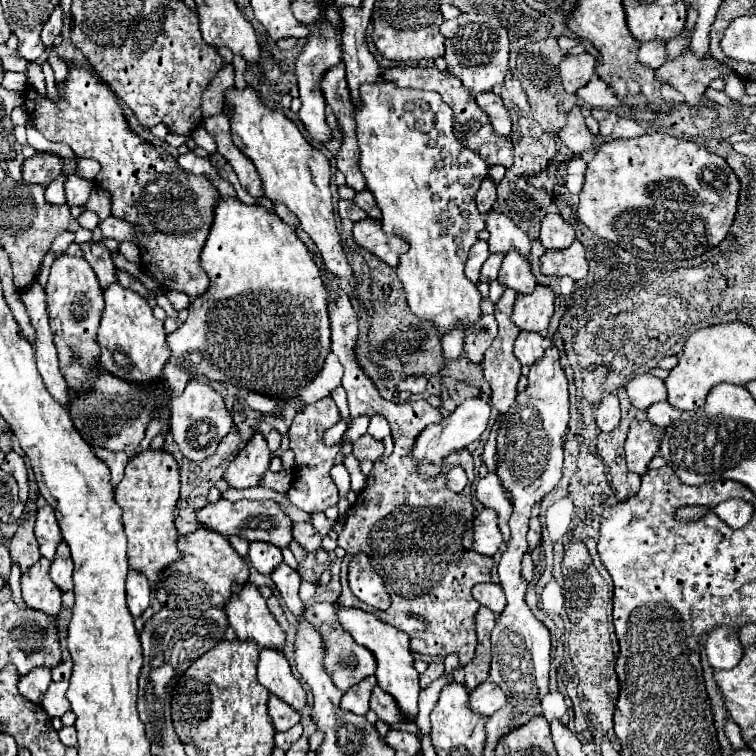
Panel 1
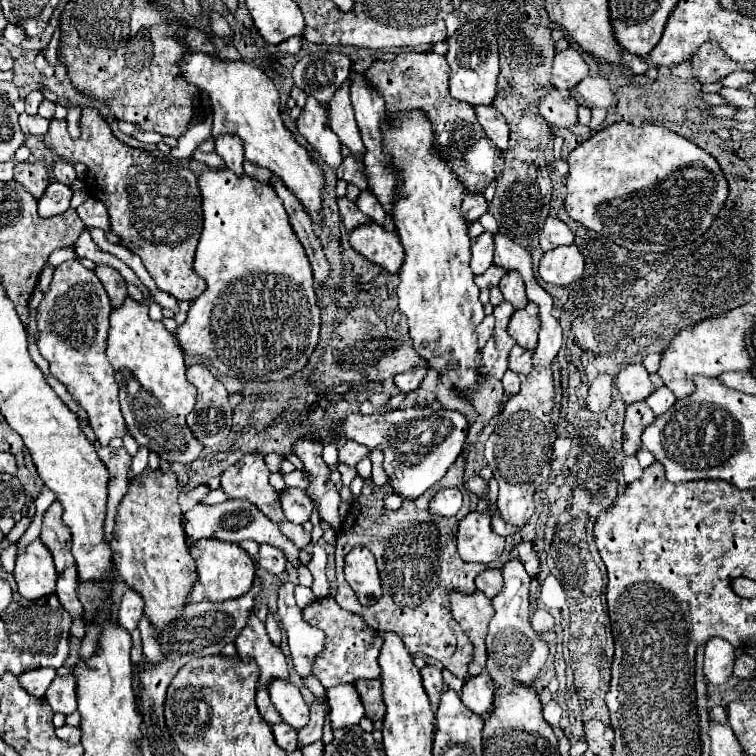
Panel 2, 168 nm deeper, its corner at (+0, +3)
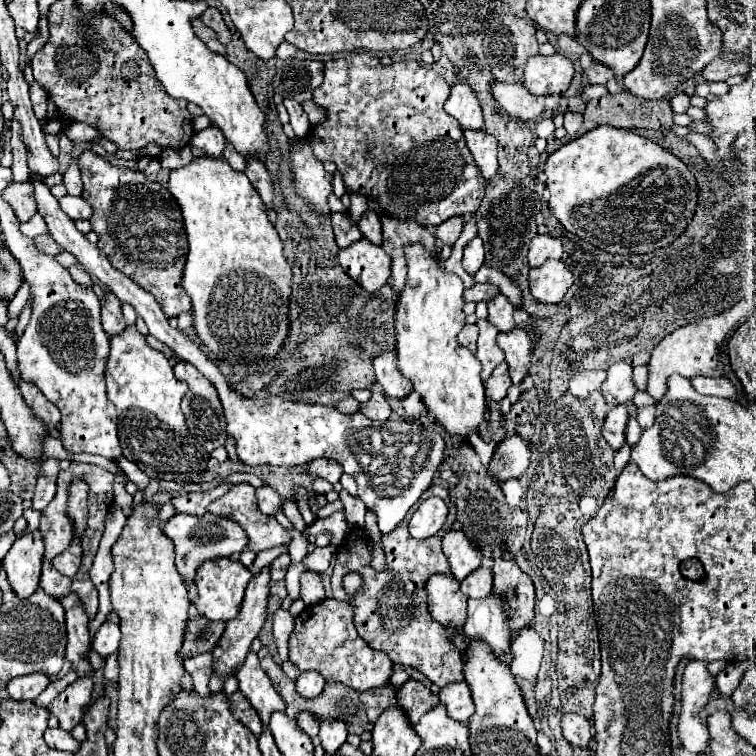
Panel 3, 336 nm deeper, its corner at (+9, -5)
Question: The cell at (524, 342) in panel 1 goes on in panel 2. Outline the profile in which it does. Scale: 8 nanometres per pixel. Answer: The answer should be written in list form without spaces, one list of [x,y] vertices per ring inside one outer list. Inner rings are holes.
[[[512,347],[510,351],[510,357],[508,357],[508,369],[518,373],[518,375],[528,375],[530,369],[532,369],[532,353],[522,349],[522,347]]]

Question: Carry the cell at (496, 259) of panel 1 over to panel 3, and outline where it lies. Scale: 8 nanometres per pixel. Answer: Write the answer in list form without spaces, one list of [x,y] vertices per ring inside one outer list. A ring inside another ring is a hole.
[[[475,283],[473,287],[465,289],[463,299],[465,299],[465,301],[475,301],[475,303],[479,303],[479,301],[489,301],[497,291],[499,291],[497,285],[491,285],[491,283]]]

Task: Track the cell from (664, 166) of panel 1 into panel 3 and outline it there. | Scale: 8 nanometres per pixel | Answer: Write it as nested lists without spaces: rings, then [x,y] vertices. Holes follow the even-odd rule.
[[[601,125],[551,153],[545,175],[551,193],[549,209],[563,227],[579,239],[591,241],[595,249],[625,253],[625,257],[647,257],[657,249],[669,249],[687,231],[699,199],[695,175],[679,157],[633,131],[619,131],[611,125]]]

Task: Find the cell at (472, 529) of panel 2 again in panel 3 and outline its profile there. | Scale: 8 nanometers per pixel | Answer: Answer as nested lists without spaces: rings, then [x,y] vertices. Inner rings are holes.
[[[447,531],[443,535],[443,553],[457,581],[463,581],[469,573],[481,567],[483,561],[481,551],[461,531]]]

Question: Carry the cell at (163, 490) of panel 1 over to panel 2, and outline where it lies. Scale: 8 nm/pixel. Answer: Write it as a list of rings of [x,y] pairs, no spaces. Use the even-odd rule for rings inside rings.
[[[150,471],[136,477],[124,495],[110,547],[120,579],[144,599],[144,615],[154,627],[154,637],[176,621],[186,607],[188,593],[196,581],[196,565],[186,547],[182,511],[178,505],[178,481],[172,471]]]

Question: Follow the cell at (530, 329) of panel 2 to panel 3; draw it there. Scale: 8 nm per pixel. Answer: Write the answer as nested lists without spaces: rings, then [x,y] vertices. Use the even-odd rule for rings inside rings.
[[[515,327],[507,333],[497,335],[497,343],[505,353],[505,361],[509,365],[511,381],[517,385],[529,373],[531,365],[531,337],[525,329]]]

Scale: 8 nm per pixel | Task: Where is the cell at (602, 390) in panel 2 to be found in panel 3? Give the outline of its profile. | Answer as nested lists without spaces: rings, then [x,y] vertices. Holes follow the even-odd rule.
[[[583,371],[583,373],[577,373],[571,383],[569,383],[569,393],[579,399],[579,401],[585,401],[593,391],[599,391],[603,381],[605,381],[605,371]]]

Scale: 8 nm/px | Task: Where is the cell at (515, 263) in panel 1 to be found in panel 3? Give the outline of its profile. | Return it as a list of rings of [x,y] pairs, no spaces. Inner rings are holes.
[[[497,293],[489,303],[489,321],[499,329],[499,331],[509,331],[515,327],[515,319],[513,319],[513,305],[501,295]]]

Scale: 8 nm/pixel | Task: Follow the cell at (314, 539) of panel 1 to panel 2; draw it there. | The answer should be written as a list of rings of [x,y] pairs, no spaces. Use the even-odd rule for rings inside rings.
[[[258,453],[244,455],[238,463],[230,465],[230,467],[222,473],[222,489],[224,489],[224,493],[226,493],[230,499],[248,499],[248,501],[250,501],[252,505],[256,505],[270,521],[274,521],[274,523],[280,527],[280,531],[282,531],[296,547],[304,549],[304,547],[310,543],[310,535],[302,529],[302,525],[294,525],[294,523],[290,523],[290,521],[284,517],[282,509],[280,509],[278,493],[276,493],[276,491],[272,489],[272,485],[268,483],[268,475],[270,475],[270,471],[268,471],[268,467],[266,467],[262,455],[258,455]]]

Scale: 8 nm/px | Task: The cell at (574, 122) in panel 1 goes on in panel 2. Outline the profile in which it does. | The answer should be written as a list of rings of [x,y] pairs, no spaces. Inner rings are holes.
[[[552,89],[546,97],[538,101],[538,113],[556,127],[566,127],[570,129],[578,119],[576,119],[576,107],[578,103],[568,95],[558,89]]]

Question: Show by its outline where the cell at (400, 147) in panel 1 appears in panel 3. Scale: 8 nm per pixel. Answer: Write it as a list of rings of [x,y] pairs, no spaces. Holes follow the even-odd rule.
[[[409,243],[403,249],[405,261],[407,261],[407,281],[403,285],[403,291],[399,293],[397,305],[395,305],[395,351],[397,351],[397,365],[413,381],[413,389],[423,397],[425,407],[429,413],[451,433],[453,445],[467,439],[471,431],[477,431],[479,425],[487,421],[487,403],[485,403],[485,387],[479,377],[481,373],[481,361],[467,349],[461,347],[457,341],[459,331],[465,325],[465,313],[463,313],[463,281],[449,273],[445,267],[441,267],[441,257],[433,255],[425,249],[423,243]]]

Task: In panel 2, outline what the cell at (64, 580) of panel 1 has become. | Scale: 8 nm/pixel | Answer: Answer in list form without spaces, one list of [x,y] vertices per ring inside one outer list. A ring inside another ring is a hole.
[[[68,567],[58,577],[56,593],[60,597],[60,603],[70,613],[72,619],[84,619],[84,607],[78,599],[78,571],[76,571],[76,567]]]

